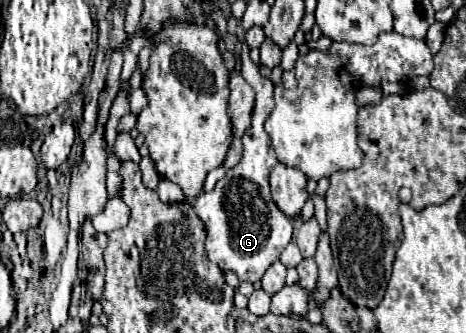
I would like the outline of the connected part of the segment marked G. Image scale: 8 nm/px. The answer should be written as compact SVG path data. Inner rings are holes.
M242 46L241 73L247 83L255 89L255 109L251 117L251 127L243 135L243 159L239 165L229 169L221 181L217 181L211 193L201 193L193 199L193 209L197 217L205 223L207 241L205 249L213 263L221 267L221 271L233 271L239 281L259 283L263 273L275 263L281 251L287 247L293 235L291 219L275 205L269 191L269 173L277 163L275 151L271 147L271 139L263 129L265 119L273 111L274 84L265 78L258 65L251 61L249 47Z

